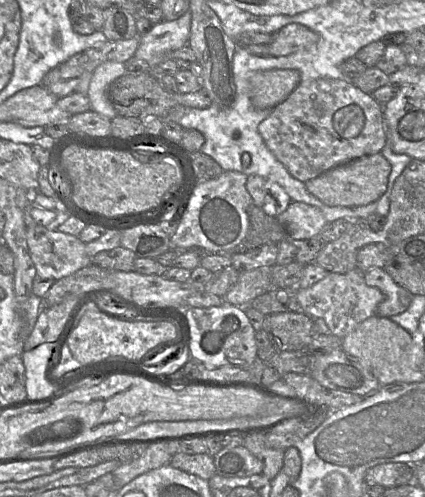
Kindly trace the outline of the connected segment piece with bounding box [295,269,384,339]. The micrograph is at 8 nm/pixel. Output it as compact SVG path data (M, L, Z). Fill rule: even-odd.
M358 269L344 274L329 272L308 288L297 287L295 295L305 314L313 319L324 319L330 332L341 339L362 321L376 315L378 305L384 300L382 292L378 288L368 286L363 273Z

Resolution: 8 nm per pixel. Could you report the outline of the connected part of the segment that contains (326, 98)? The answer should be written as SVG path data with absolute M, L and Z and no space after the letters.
M350 80L300 82L258 127L266 146L296 179L306 182L363 156L380 153L386 143L383 105Z

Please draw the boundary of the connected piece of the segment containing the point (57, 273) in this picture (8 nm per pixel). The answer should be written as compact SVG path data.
M36 225L26 230L26 240L31 259L36 268L36 274L41 278L58 280L91 264L85 244L79 237L60 232L54 227Z

